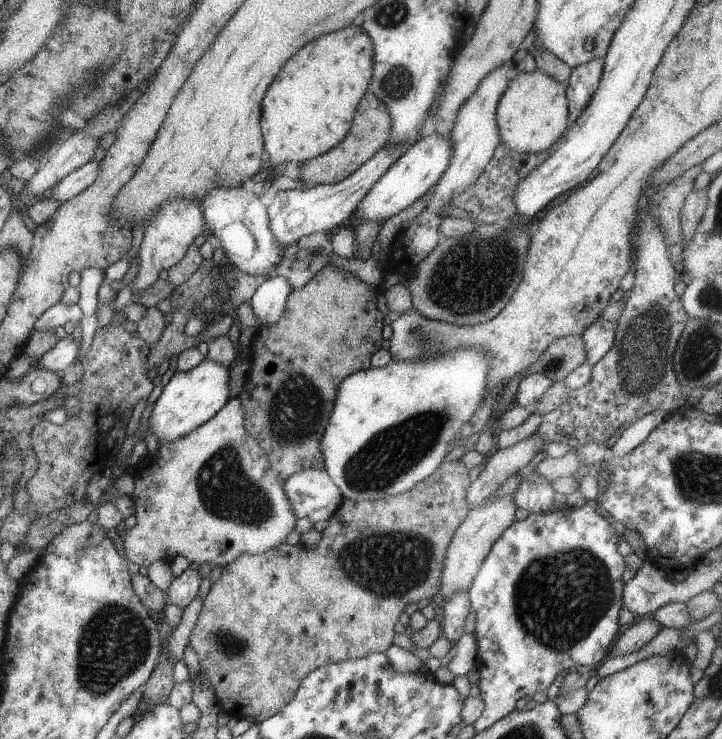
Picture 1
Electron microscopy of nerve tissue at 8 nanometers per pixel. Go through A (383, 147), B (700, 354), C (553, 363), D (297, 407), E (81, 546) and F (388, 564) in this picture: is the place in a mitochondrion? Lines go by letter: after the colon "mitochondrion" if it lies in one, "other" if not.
A: other
B: mitochondrion
C: mitochondrion
D: mitochondrion
E: mitochondrion
F: mitochondrion

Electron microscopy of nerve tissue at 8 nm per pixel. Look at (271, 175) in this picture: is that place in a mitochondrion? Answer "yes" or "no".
no

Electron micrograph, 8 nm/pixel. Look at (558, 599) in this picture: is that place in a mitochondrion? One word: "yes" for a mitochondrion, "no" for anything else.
yes

